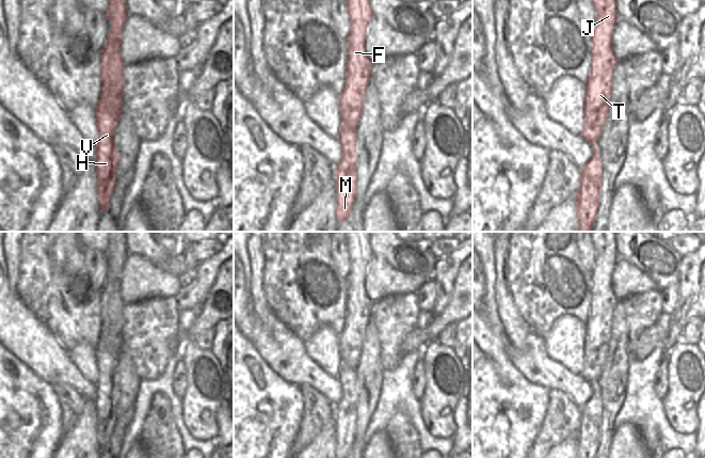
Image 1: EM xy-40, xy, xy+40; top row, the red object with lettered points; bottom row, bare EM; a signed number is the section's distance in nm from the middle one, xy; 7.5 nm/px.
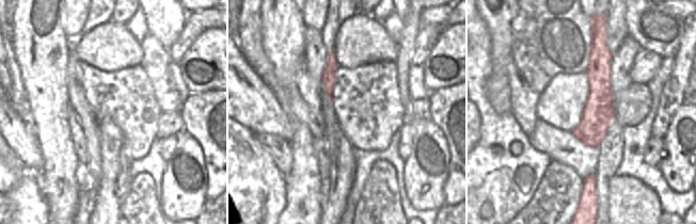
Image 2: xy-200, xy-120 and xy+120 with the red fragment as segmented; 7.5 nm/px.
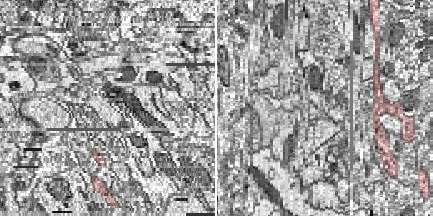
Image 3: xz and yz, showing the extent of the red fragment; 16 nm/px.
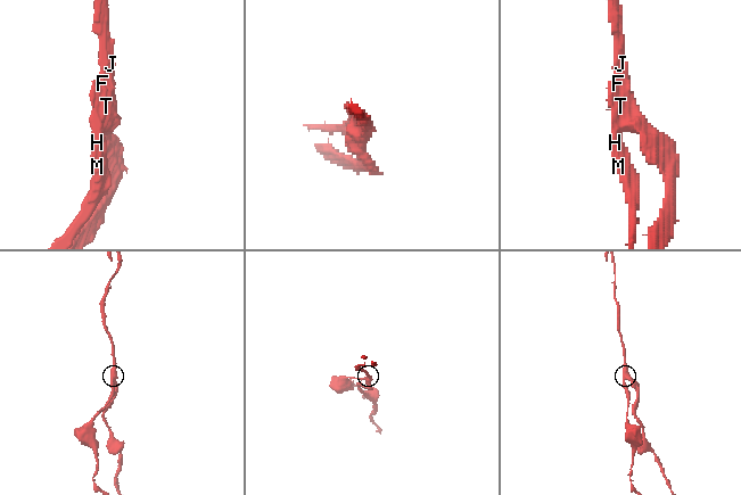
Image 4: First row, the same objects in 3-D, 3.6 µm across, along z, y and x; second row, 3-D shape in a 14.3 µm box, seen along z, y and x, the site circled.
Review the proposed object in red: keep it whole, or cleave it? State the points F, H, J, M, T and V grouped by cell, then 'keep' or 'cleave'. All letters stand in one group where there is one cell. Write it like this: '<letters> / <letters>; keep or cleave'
F H J T V / M; cleave

